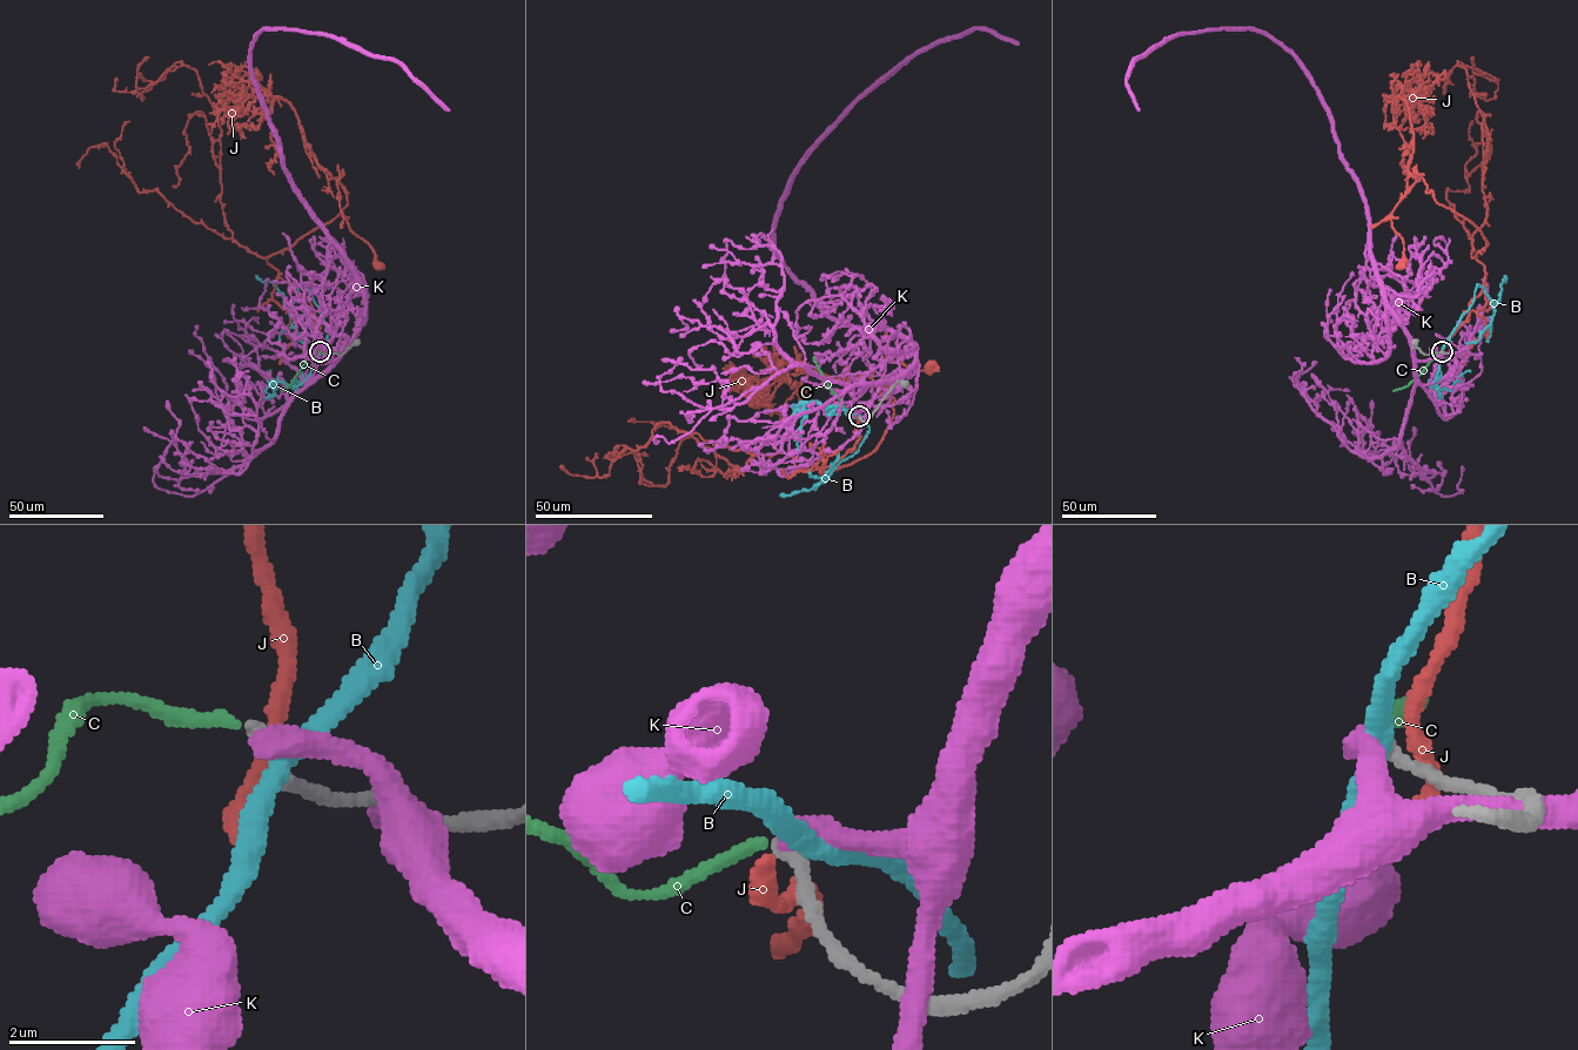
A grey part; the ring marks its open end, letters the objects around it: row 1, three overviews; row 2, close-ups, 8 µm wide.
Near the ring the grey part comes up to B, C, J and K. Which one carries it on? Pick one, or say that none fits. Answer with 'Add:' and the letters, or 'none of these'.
Add: C

